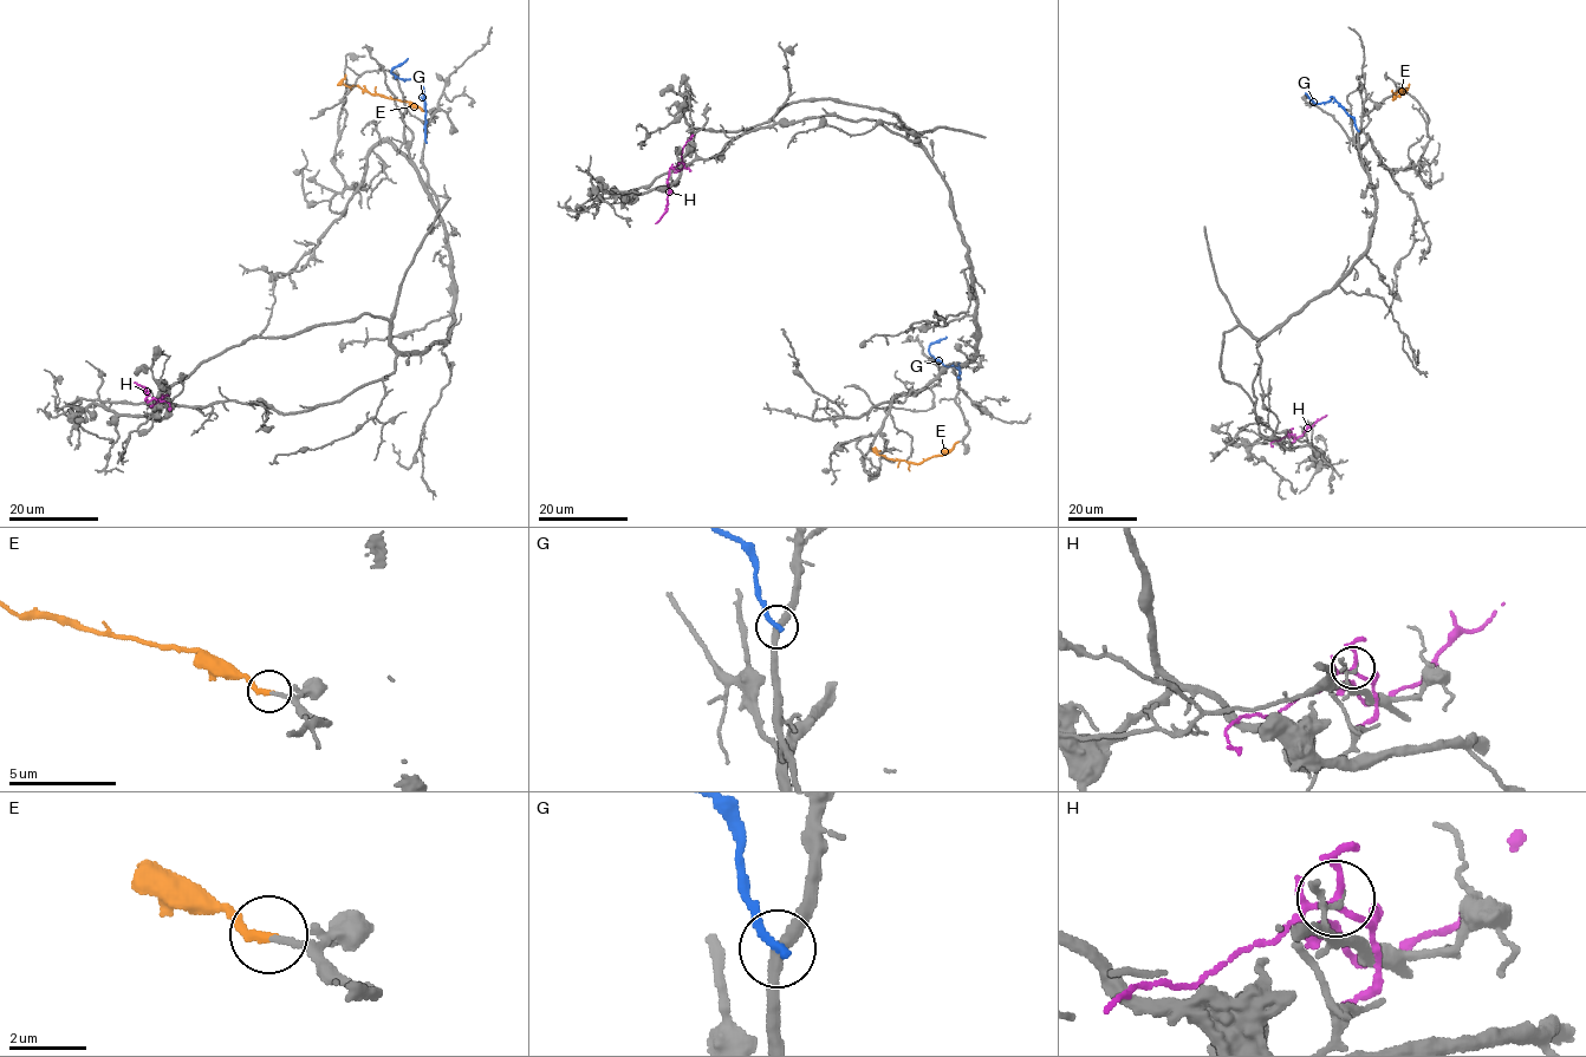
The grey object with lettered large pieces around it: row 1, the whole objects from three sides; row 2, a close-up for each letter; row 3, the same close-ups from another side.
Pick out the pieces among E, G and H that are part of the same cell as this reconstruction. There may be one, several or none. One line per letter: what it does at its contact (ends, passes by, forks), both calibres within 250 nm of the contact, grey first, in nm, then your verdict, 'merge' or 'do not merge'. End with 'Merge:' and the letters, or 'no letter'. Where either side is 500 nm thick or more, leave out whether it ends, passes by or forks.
E: it ends | 170/220 nm | merge
G: it ends | 280/240 nm | do not merge
H: it forks | 140/160 nm | do not merge
Merge: E

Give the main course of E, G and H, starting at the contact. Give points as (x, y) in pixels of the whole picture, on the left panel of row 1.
E: (424, 110), (409, 102), (371, 95), (355, 85), (345, 86), (342, 83), (345, 74)
G: (426, 141), (423, 89), (415, 79), (391, 73), (407, 58)
H: (162, 398), (148, 402), (145, 389), (134, 382)

